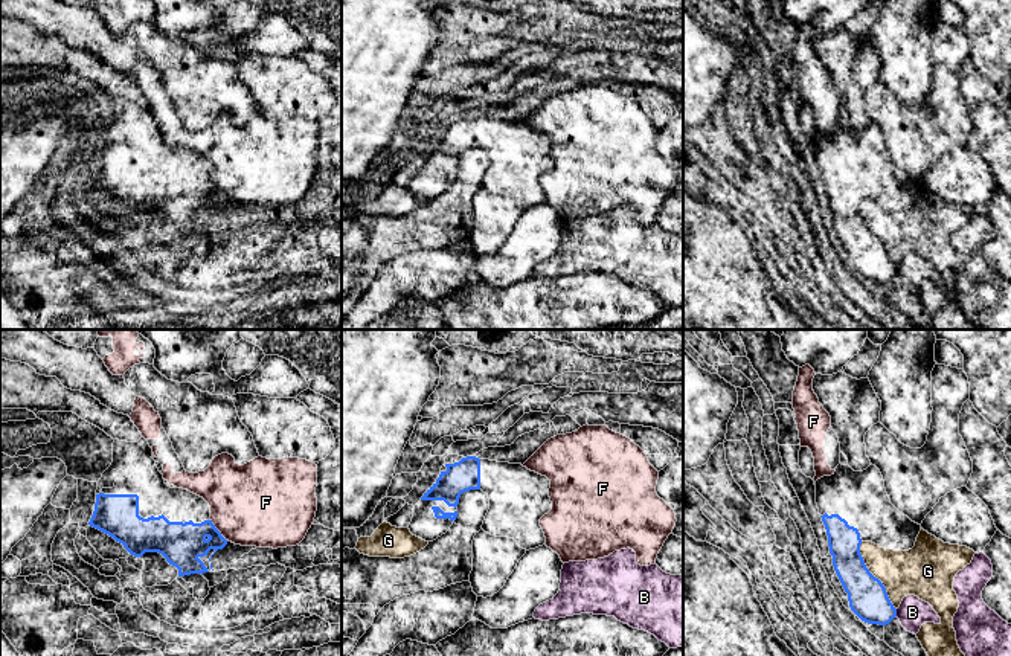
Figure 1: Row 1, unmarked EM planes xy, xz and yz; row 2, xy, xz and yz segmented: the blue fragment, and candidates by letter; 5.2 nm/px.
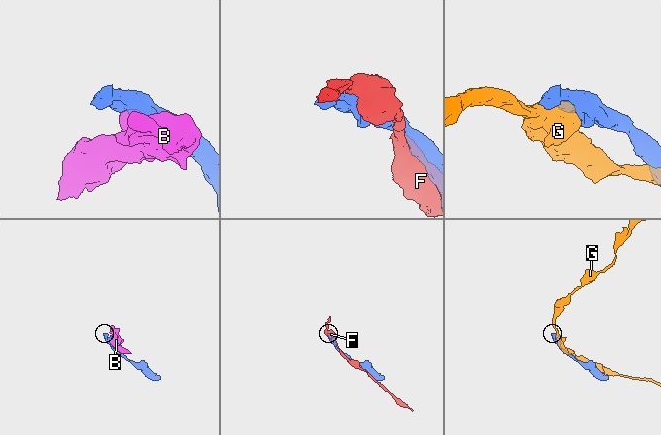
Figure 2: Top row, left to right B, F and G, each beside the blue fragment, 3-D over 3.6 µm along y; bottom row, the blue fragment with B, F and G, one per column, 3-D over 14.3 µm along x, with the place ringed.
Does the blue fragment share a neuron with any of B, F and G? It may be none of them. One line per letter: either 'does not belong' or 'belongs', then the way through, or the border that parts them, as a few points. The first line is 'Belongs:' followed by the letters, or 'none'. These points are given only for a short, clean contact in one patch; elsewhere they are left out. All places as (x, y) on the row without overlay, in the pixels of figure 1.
Belongs: none
B: does not belong
F: does not belong
G: does not belong

